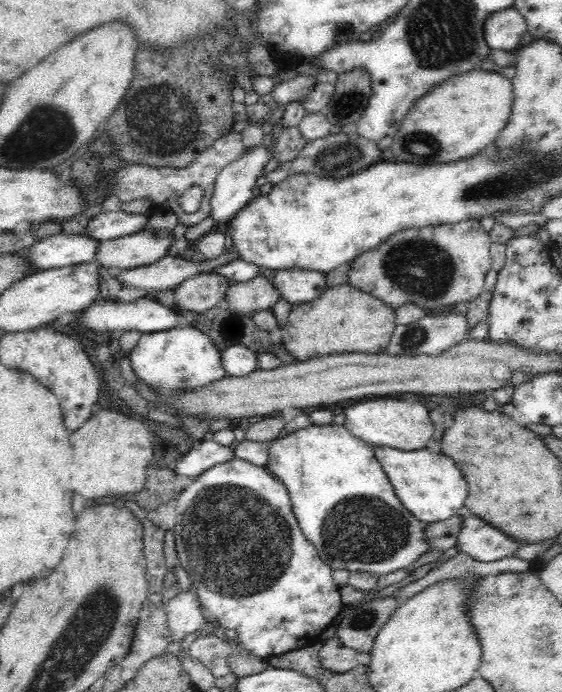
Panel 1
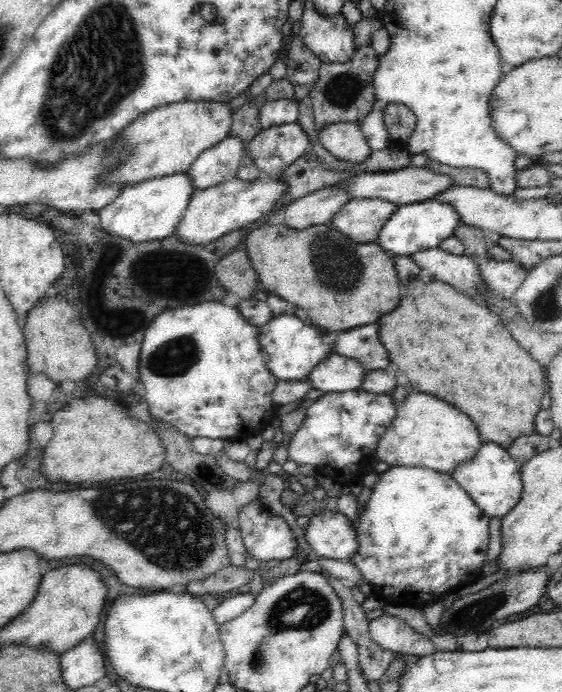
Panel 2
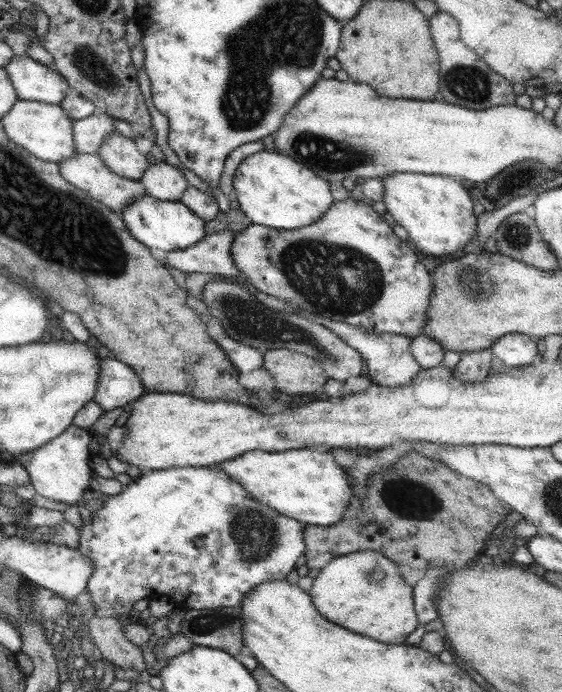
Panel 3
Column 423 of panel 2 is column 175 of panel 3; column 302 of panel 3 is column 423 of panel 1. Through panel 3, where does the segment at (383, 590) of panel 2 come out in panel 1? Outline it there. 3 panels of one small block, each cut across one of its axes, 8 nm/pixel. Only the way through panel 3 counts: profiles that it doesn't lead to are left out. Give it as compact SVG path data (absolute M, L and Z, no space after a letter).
M332 422L318 426L312 423L282 438L270 440L265 468L286 487L288 497L292 500L294 516L304 536L316 547L318 556L332 570L390 574L394 570L408 567L428 548L424 543L425 524L400 504L379 460L374 456L372 446L357 439L344 425Z

